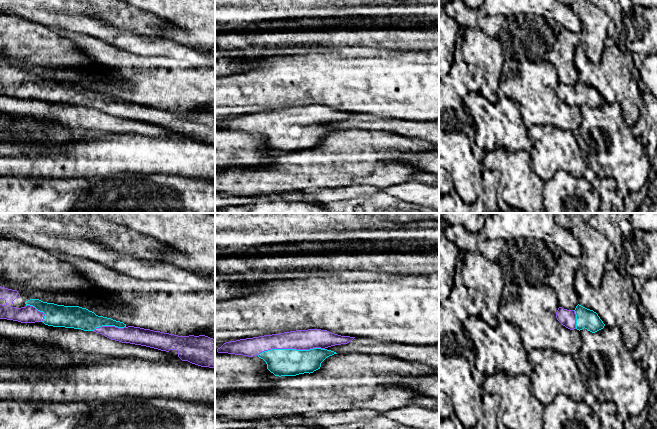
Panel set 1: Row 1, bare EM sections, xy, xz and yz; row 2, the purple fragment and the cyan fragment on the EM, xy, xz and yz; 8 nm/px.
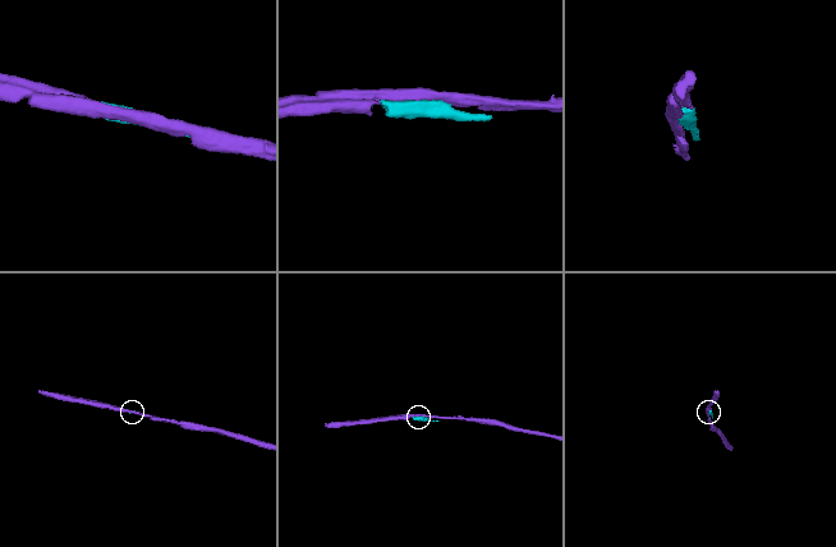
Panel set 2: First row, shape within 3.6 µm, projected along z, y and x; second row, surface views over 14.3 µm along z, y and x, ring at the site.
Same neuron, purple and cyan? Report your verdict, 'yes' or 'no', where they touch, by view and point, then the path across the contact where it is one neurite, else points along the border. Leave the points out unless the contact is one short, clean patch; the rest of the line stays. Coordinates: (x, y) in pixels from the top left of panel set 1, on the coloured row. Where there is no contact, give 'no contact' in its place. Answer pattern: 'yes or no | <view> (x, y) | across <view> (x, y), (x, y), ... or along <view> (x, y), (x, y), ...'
yes | xz (290, 348)

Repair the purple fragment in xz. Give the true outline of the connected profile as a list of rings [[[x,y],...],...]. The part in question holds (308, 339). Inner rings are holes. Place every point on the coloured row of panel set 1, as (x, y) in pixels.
[[[321,329],[296,330],[229,341],[217,352],[258,356],[275,376],[296,376],[320,369],[327,357],[337,354],[328,347],[347,344],[354,338]]]

